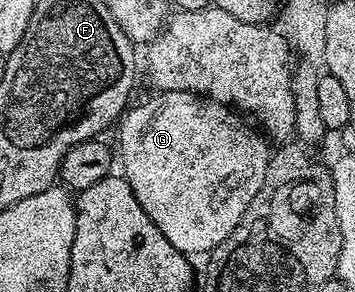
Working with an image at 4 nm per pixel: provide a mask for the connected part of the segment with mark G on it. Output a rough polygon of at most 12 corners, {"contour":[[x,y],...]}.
{"contour":[[162,90],[119,119],[158,232],[204,256],[268,175],[233,107]]}

